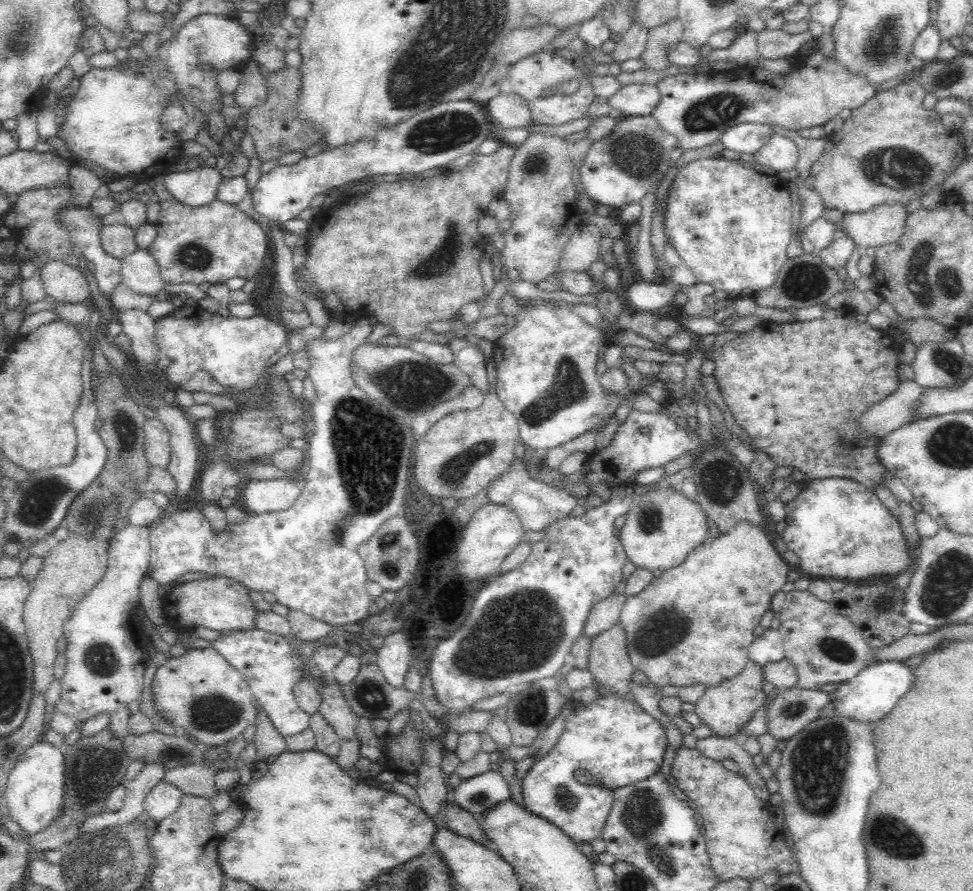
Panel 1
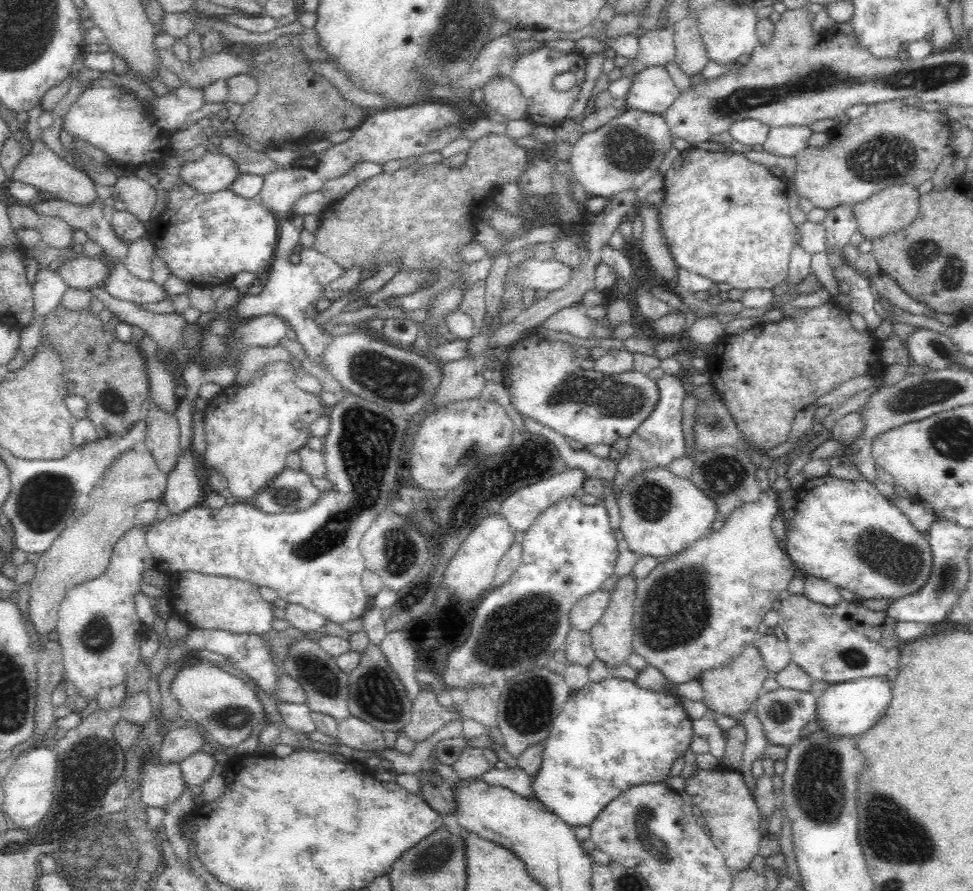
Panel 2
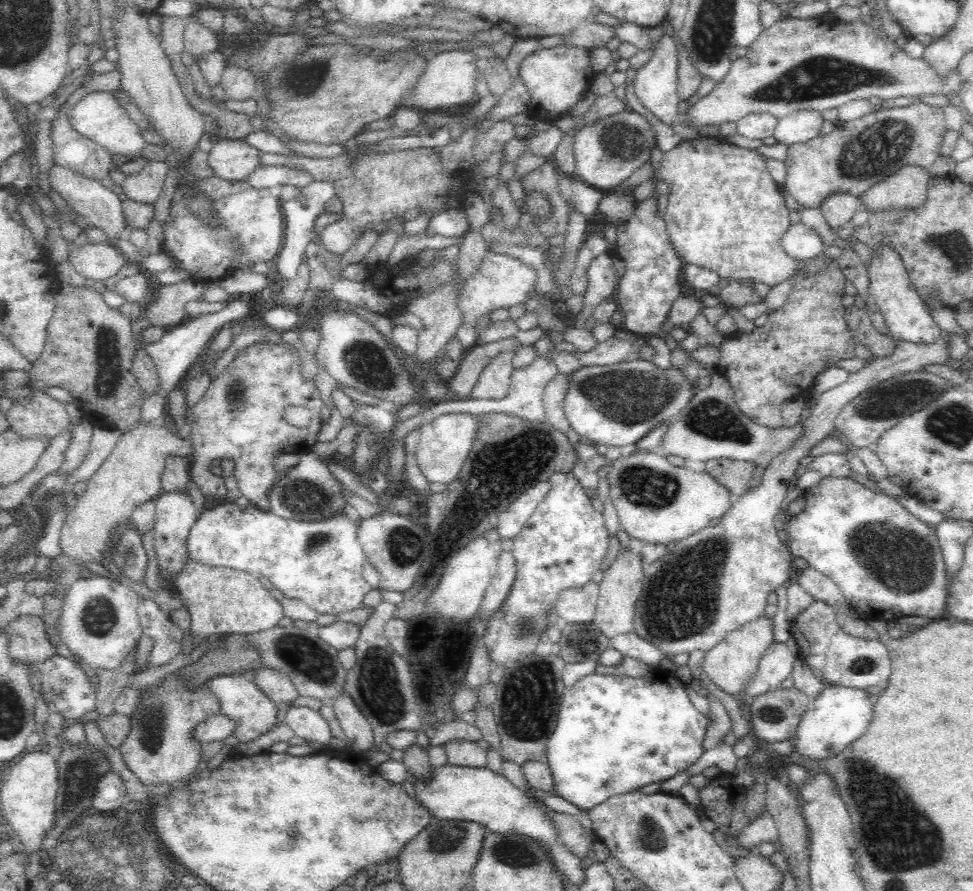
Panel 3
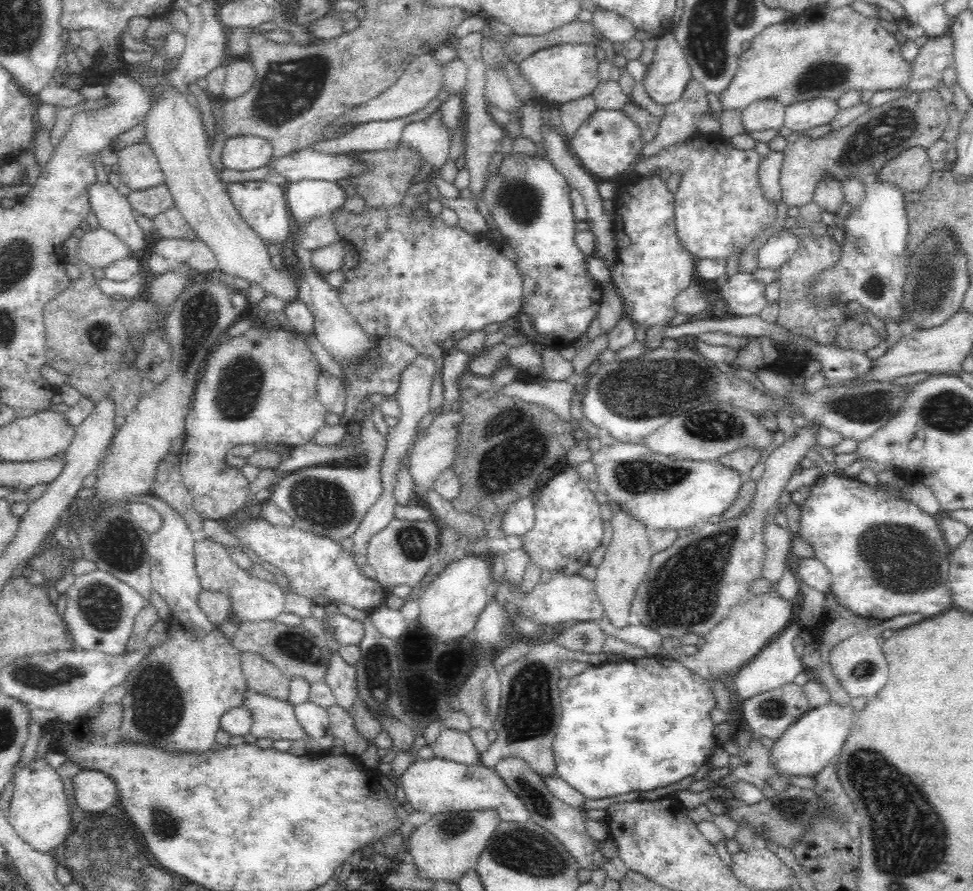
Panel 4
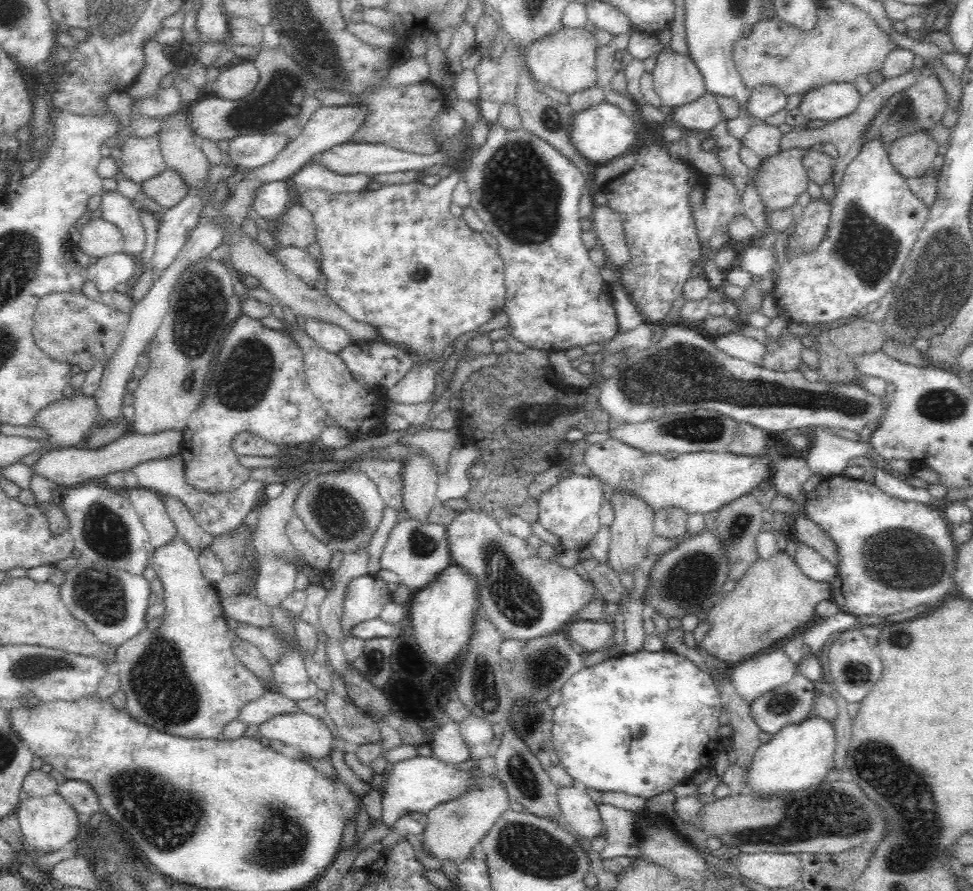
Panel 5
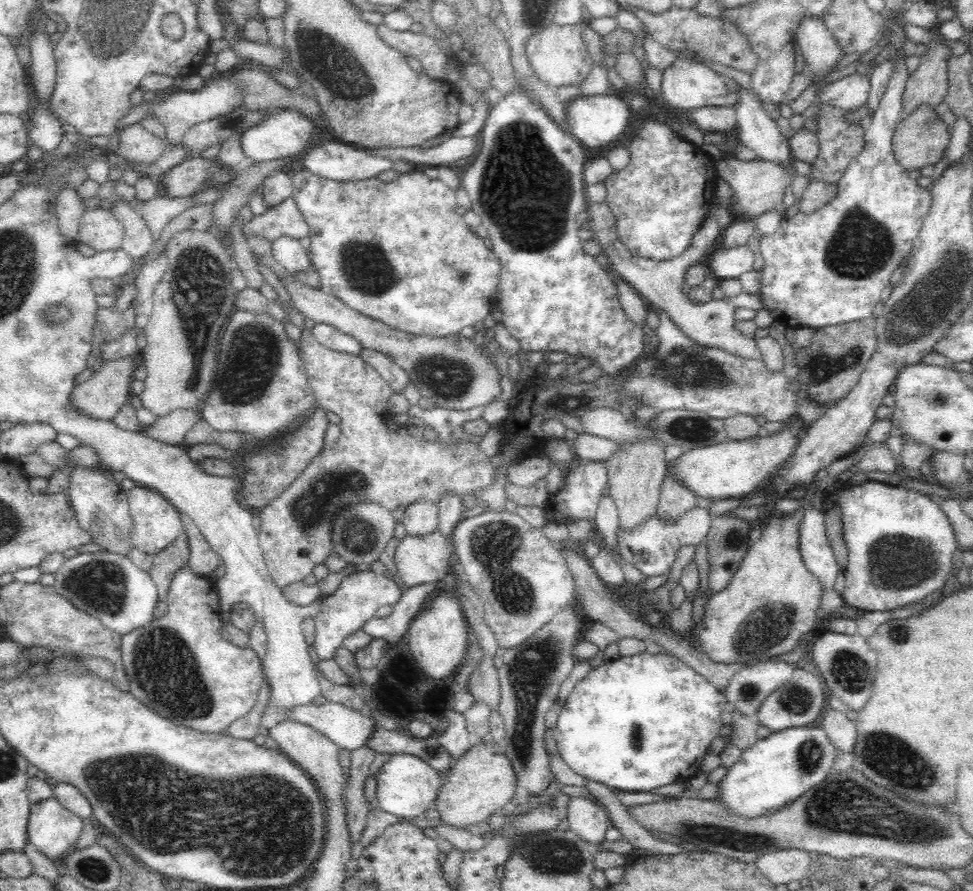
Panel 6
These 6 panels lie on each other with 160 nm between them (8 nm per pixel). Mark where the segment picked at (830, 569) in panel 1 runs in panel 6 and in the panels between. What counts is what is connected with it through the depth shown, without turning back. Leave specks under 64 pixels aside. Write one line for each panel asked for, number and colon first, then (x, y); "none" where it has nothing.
2: (847, 533)
3: (888, 563)
4: (886, 557)
5: (893, 555)
6: (901, 546)

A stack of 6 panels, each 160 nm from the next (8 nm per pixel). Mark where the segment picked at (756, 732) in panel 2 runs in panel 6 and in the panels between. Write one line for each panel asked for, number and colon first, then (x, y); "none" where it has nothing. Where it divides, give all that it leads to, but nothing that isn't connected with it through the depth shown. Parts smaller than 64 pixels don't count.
3: (776, 663)
4: (777, 664)
5: (756, 675)
6: (748, 688)

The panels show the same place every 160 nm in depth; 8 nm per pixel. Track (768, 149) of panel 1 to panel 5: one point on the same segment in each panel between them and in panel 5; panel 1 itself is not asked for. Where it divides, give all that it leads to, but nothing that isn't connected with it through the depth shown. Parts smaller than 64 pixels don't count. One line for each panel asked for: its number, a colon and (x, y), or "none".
2: (786, 141)
3: (801, 126)
4: (799, 117)
5: (833, 100)

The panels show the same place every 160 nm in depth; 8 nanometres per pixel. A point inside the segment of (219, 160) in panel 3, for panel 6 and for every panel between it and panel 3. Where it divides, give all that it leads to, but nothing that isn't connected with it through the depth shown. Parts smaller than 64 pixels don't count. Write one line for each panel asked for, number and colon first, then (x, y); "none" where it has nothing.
4: (245, 152)
5: (249, 151)
6: (284, 134)

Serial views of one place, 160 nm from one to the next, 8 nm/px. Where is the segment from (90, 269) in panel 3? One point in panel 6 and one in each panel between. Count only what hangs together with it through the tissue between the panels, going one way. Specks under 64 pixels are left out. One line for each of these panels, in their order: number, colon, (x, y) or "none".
4: (98, 248)
5: (99, 238)
6: (100, 229)

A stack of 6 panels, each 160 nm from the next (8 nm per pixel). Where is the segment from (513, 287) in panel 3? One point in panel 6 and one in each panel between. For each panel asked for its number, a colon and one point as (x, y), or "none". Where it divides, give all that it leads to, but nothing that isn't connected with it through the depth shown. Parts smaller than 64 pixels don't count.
4: (423, 281)
5: (395, 258)
6: (399, 252)

